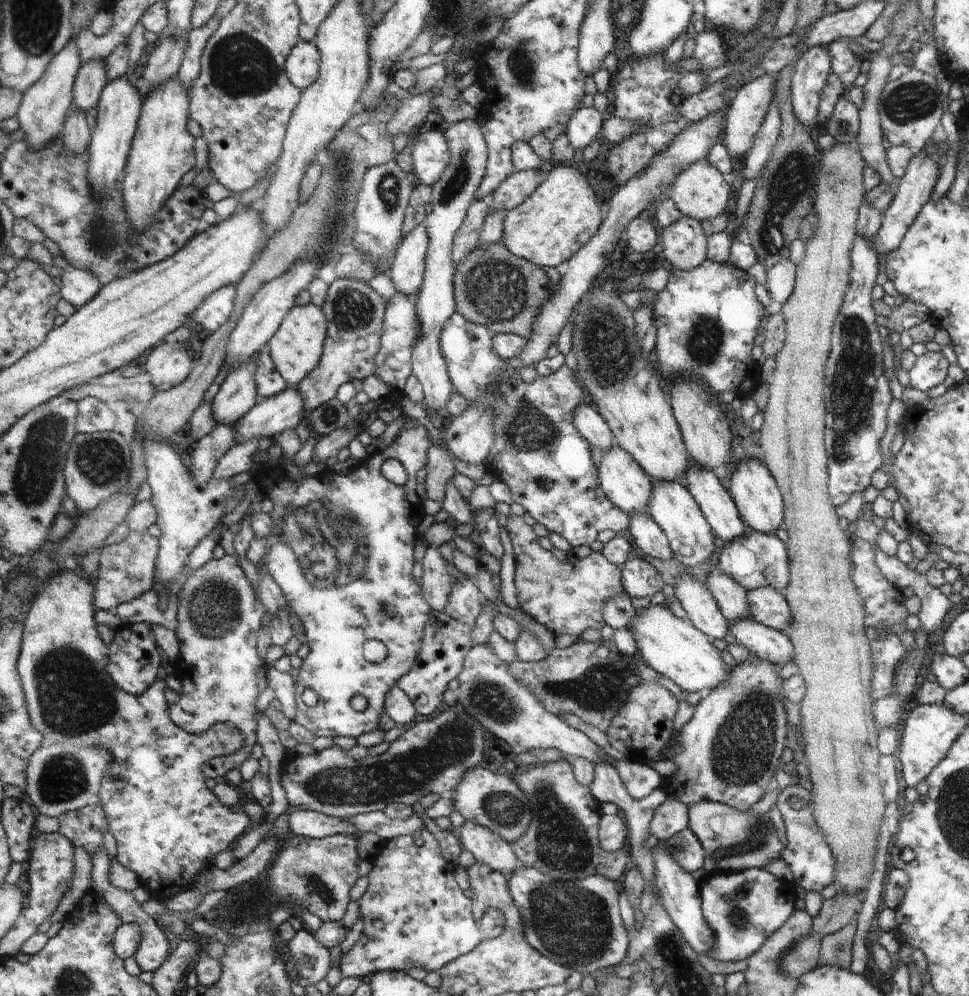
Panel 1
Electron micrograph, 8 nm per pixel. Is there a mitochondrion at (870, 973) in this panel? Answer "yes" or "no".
no

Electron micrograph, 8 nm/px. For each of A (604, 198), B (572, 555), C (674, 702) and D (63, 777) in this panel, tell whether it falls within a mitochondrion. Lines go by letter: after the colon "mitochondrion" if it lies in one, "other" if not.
A: other
B: other
C: other
D: mitochondrion

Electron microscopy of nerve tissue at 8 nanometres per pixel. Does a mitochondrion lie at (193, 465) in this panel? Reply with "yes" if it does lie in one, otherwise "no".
no

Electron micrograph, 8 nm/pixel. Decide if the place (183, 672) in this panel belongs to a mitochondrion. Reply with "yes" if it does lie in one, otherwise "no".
no

